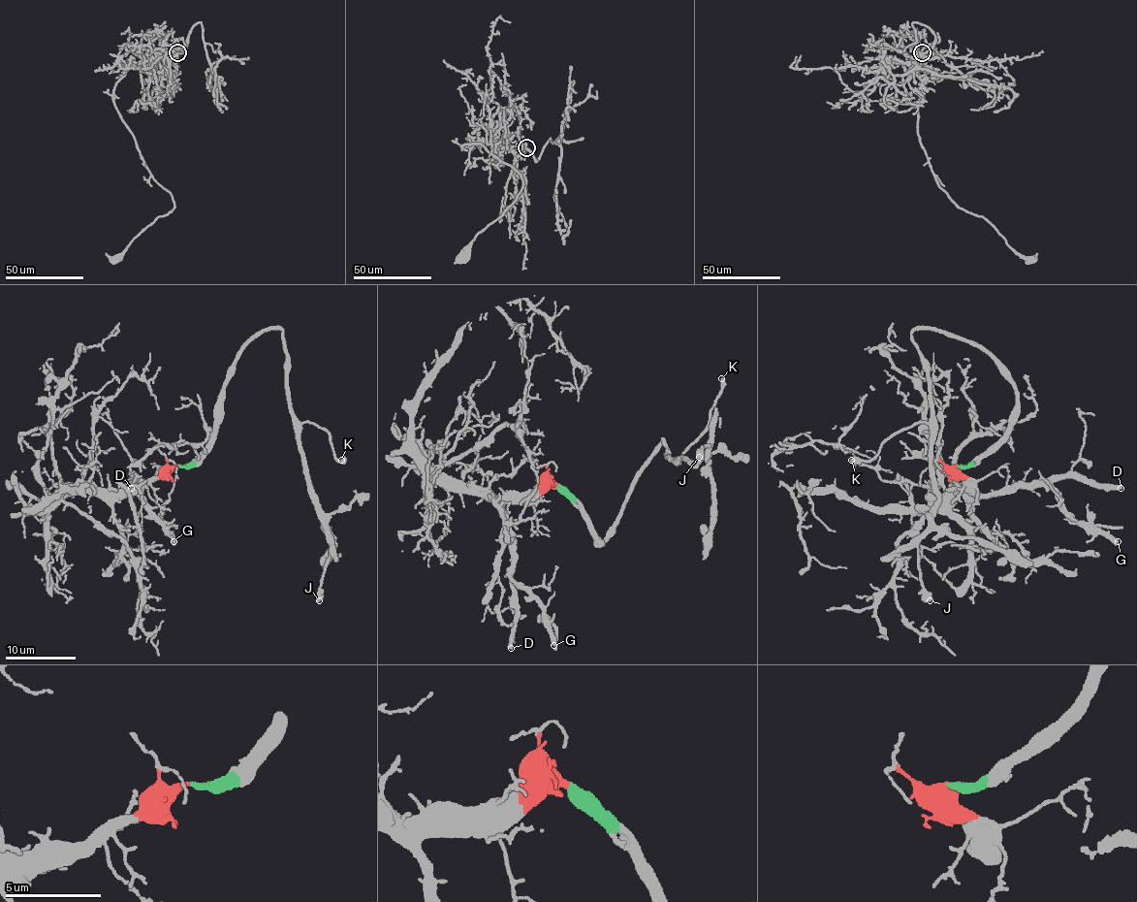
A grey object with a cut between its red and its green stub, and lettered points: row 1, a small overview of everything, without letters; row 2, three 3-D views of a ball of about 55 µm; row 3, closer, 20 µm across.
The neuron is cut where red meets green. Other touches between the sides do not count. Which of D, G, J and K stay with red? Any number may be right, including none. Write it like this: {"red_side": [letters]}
{"red_side": ["D", "G"]}

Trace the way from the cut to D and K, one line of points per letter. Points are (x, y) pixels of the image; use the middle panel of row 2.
D: (557, 484), (525, 493), (503, 506), (505, 526), (512, 545), (512, 582), (516, 589), (512, 649)
K: (557, 484), (603, 543), (635, 475), (663, 438), (666, 454), (679, 458), (705, 430), (722, 387), (720, 378)

